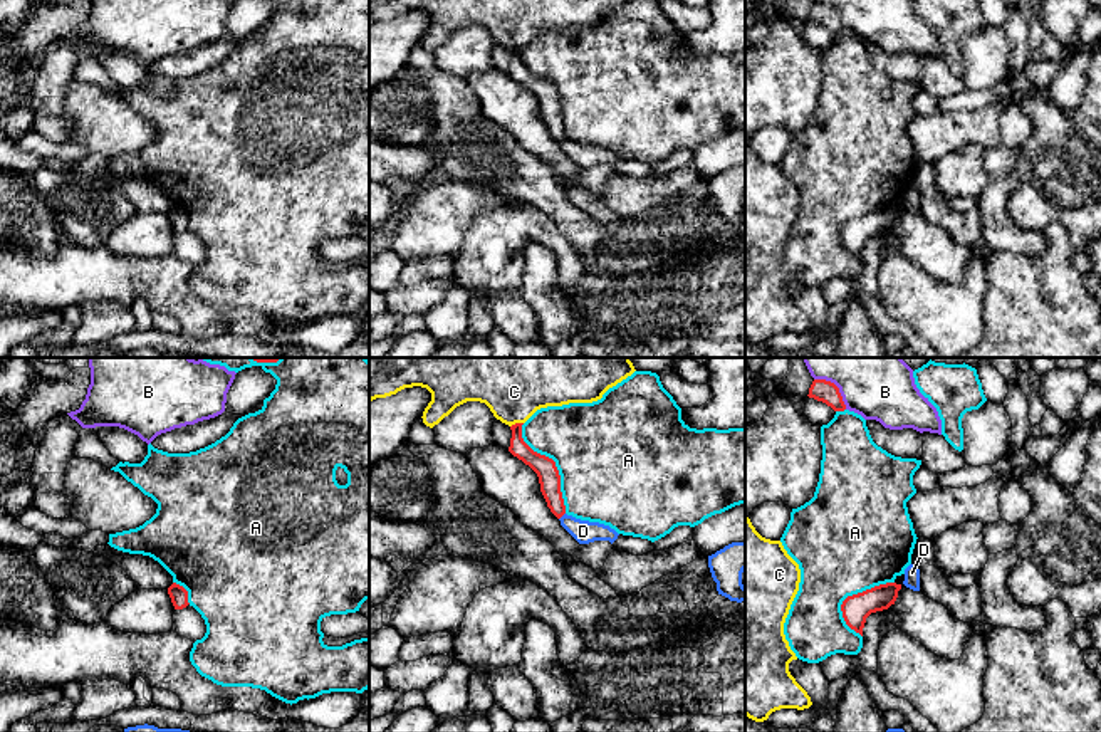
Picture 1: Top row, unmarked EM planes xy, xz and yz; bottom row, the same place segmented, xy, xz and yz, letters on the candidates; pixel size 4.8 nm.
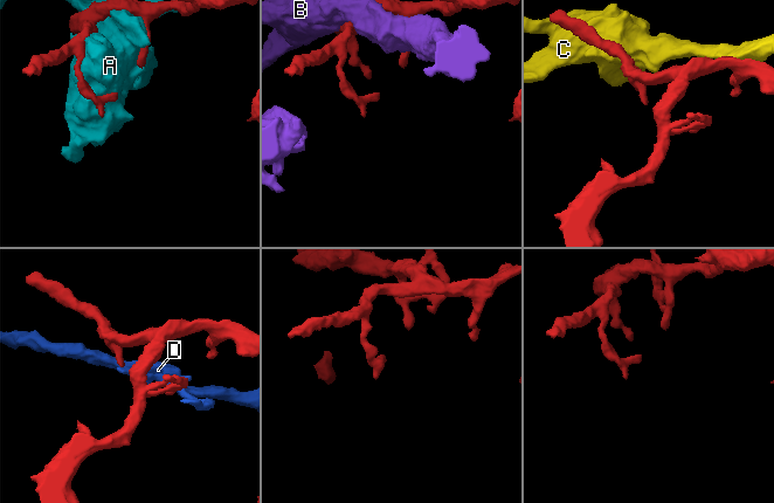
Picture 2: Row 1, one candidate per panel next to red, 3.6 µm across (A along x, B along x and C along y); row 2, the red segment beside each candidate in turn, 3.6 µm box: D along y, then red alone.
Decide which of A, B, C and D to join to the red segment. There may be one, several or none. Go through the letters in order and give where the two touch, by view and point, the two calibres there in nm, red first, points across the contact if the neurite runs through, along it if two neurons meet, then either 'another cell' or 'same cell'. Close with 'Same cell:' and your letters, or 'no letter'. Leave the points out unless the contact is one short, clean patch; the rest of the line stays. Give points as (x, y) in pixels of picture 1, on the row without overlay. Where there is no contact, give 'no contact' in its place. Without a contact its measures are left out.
A: xz (554, 88) | 110/480 nm | another cell
B: yz (836, 10) | 110/220 nm | another cell
C: xz (516, 47) | 100/220 nm | another cell
D: xz (563, 138) | 110/110 nm | another cell
Same cell: no letter

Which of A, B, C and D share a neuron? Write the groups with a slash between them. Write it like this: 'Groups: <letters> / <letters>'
Groups: A / B / C / D

